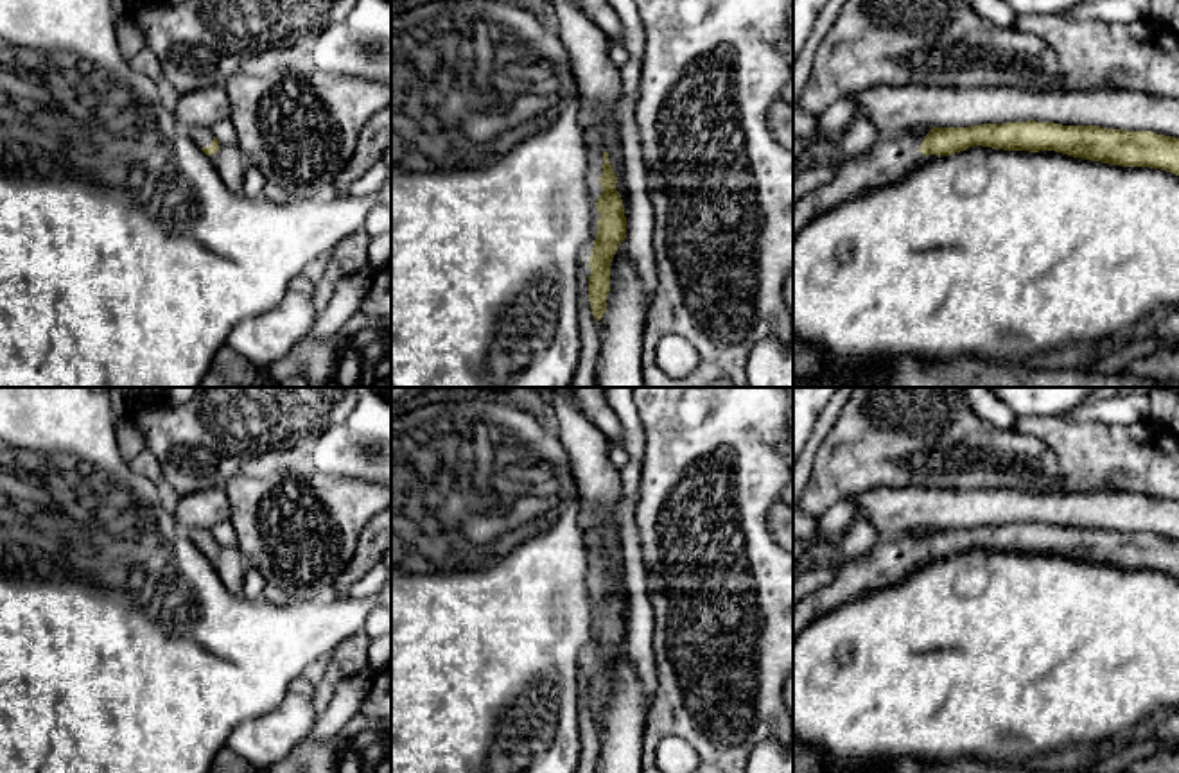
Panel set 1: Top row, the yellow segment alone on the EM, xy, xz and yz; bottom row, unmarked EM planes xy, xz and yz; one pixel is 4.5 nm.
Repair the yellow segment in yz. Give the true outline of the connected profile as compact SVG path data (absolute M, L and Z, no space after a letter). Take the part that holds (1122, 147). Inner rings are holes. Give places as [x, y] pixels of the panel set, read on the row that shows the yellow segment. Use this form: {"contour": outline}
{"contour": "M1035 120L933 127L928 135L904 131L878 136L876 143L856 158L840 156L834 178L793 206L793 239L811 219L847 199L894 185L940 156L974 145L1028 152L1055 151L1109 165L1161 169L1179 176L1179 138L1152 131Z"}

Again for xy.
{"contour": "M190 127L188 136L208 156L223 183L231 192L242 192L249 163L240 147L221 143L210 127Z"}

